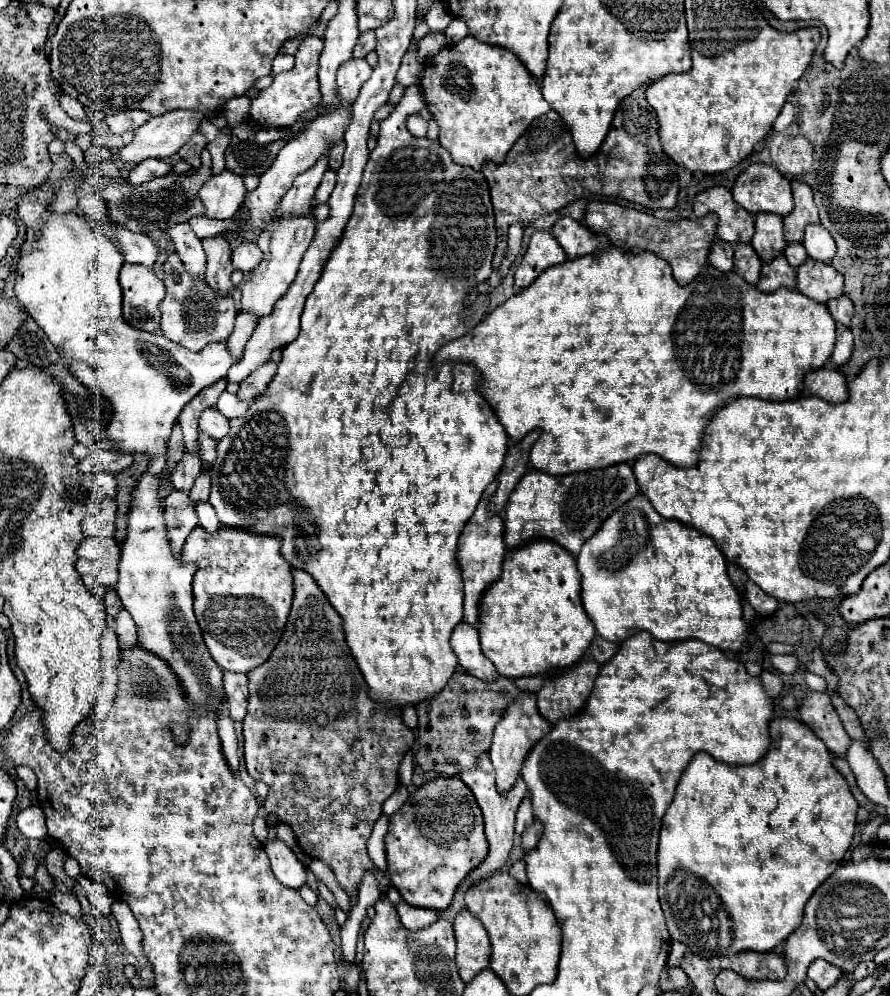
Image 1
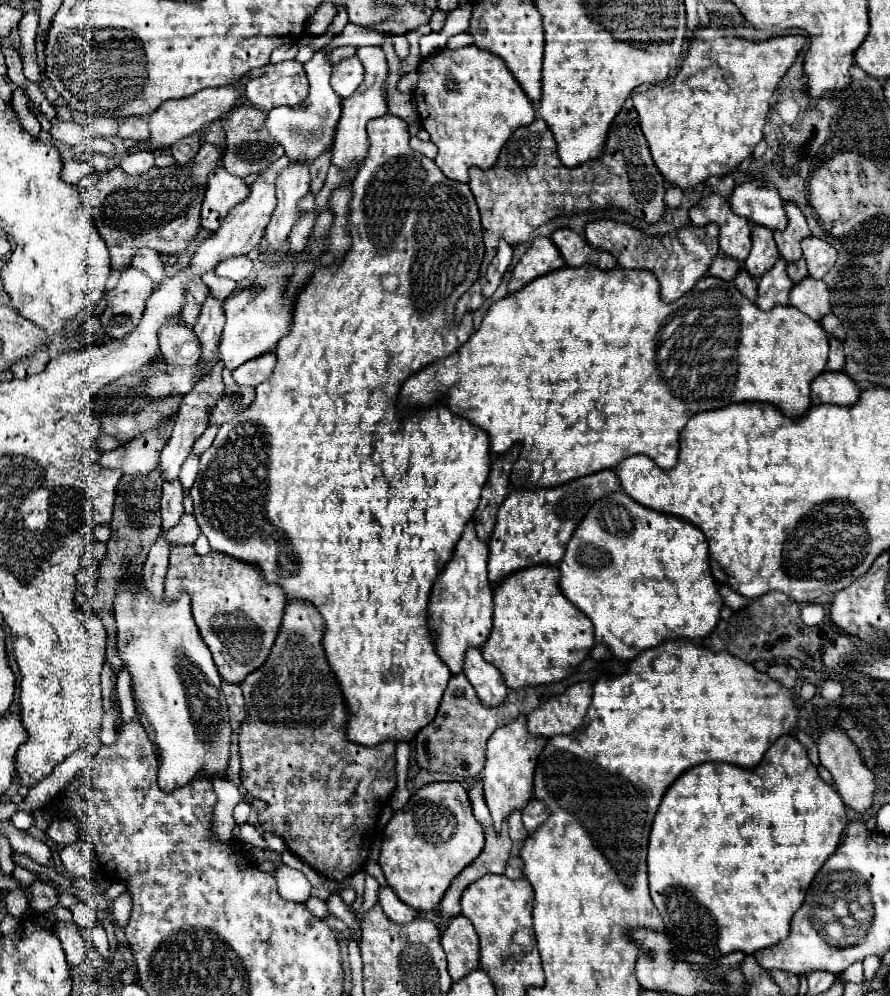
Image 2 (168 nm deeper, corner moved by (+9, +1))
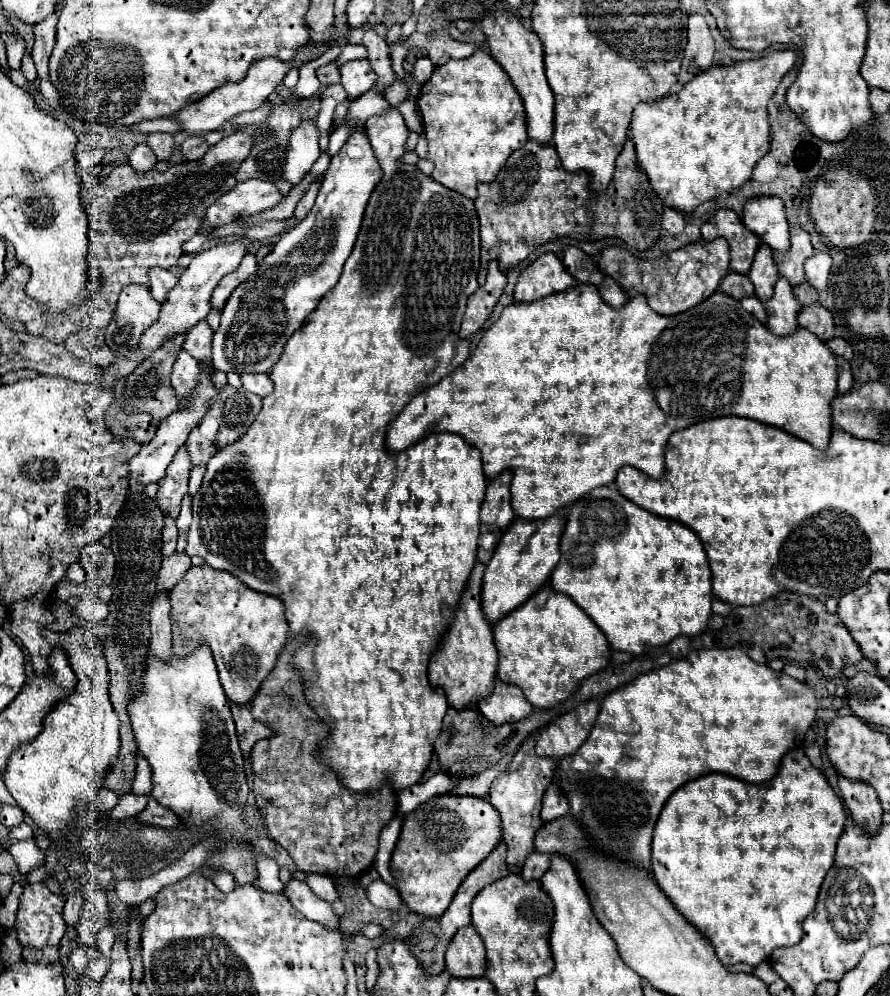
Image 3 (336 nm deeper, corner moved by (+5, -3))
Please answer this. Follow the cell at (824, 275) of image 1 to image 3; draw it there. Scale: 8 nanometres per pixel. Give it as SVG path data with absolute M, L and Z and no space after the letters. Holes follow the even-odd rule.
M810 305L808 309L802 309L798 315L798 325L808 329L810 333L814 333L820 341L828 341L832 339L830 335L834 333L834 319L832 313L828 309L824 309L822 305Z

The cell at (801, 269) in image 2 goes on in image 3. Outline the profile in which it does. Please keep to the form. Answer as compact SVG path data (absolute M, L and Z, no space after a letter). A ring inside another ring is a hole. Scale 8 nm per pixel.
M802 283L802 285L794 287L794 295L796 295L796 299L802 305L814 305L814 303L818 303L818 291L812 289L812 285L808 285L808 283Z

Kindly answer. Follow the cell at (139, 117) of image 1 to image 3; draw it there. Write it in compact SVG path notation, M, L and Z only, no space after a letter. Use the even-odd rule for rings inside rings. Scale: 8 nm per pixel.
M150 133L146 135L148 145L154 149L158 161L170 161L174 151L174 135L170 133Z

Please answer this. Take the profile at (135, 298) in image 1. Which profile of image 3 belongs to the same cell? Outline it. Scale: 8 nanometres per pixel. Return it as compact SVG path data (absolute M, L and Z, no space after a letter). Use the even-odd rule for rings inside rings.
M128 285L118 297L112 323L106 327L106 345L116 355L132 353L144 331L158 321L160 307L162 305L152 299L148 289Z

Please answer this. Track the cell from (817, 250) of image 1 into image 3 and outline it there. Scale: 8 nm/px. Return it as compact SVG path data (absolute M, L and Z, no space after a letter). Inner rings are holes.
M814 253L814 255L808 257L808 261L804 263L806 281L808 281L814 289L824 291L826 285L828 285L830 265L832 265L832 257L830 257L828 253Z

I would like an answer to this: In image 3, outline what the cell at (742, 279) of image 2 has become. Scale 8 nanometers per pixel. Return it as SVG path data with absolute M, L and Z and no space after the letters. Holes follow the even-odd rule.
M746 297L746 299L742 301L742 307L744 307L750 315L754 315L762 325L766 325L766 311L764 311L764 305L762 305L762 301L760 301L758 297Z

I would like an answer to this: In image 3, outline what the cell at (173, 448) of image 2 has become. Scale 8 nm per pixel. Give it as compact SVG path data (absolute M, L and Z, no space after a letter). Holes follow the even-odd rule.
M180 447L178 453L174 455L172 463L168 465L166 477L158 483L156 505L162 511L162 515L174 517L174 519L178 517L180 503L184 499L184 493L188 491L190 467L192 465L188 465L188 453L184 453L184 447Z

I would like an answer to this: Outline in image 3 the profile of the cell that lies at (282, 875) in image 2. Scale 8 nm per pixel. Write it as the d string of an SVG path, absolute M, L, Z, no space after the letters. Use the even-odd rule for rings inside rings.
M298 879L288 881L284 887L284 895L306 919L316 921L332 931L340 929L340 915L336 915L336 911L328 901L314 895L314 891L304 881Z

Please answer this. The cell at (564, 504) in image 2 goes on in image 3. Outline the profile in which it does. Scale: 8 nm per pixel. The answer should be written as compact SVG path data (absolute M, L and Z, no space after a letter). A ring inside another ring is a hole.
M558 511L554 517L540 521L524 521L518 517L518 521L514 521L510 529L506 529L482 577L480 603L484 607L484 615L490 625L500 621L500 617L504 619L506 613L526 603L548 581L552 569L560 559L558 541L562 527L564 527L564 519Z

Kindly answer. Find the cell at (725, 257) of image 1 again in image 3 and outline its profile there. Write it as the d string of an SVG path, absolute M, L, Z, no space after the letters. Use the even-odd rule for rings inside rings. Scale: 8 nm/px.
M728 273L728 277L724 277L724 281L720 283L720 291L734 299L744 299L744 297L754 295L754 285L750 283L750 279L746 275Z

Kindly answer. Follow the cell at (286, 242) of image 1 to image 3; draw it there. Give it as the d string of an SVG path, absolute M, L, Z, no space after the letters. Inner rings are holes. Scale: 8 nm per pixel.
M304 119L300 121L298 127L292 129L292 135L288 139L286 167L284 167L282 179L290 181L292 187L298 185L318 157L320 157L318 125L312 119Z

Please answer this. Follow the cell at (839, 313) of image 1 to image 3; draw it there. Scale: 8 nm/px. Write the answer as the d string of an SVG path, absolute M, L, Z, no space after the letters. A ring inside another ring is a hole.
M836 337L836 339L828 341L826 345L828 345L828 349L830 349L830 351L832 351L834 355L838 355L838 357L844 357L844 359L848 359L848 361L850 361L850 351L848 351L848 343L846 343L844 339Z

